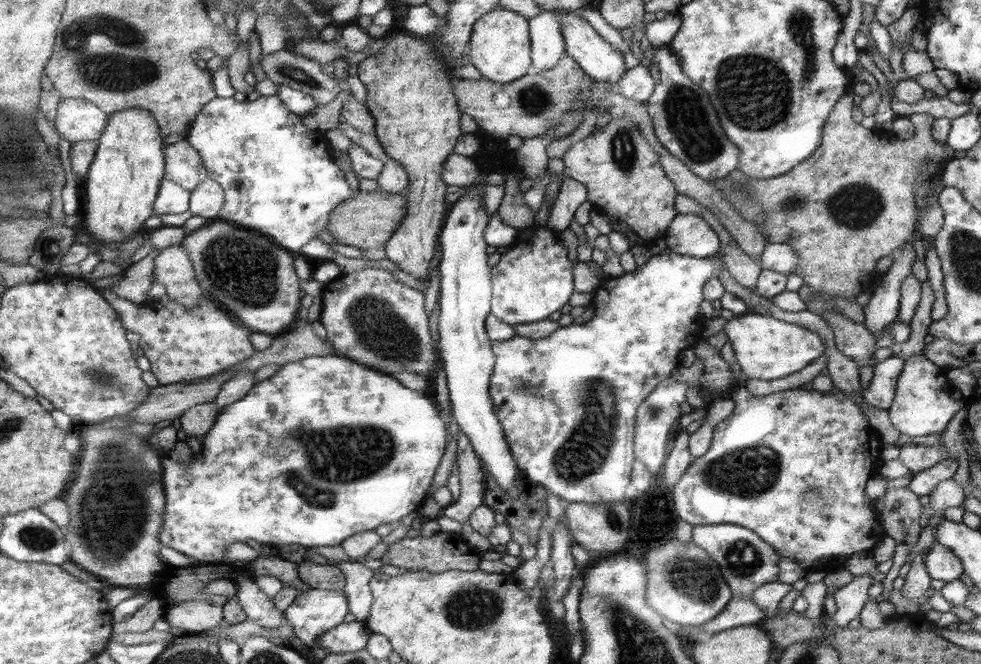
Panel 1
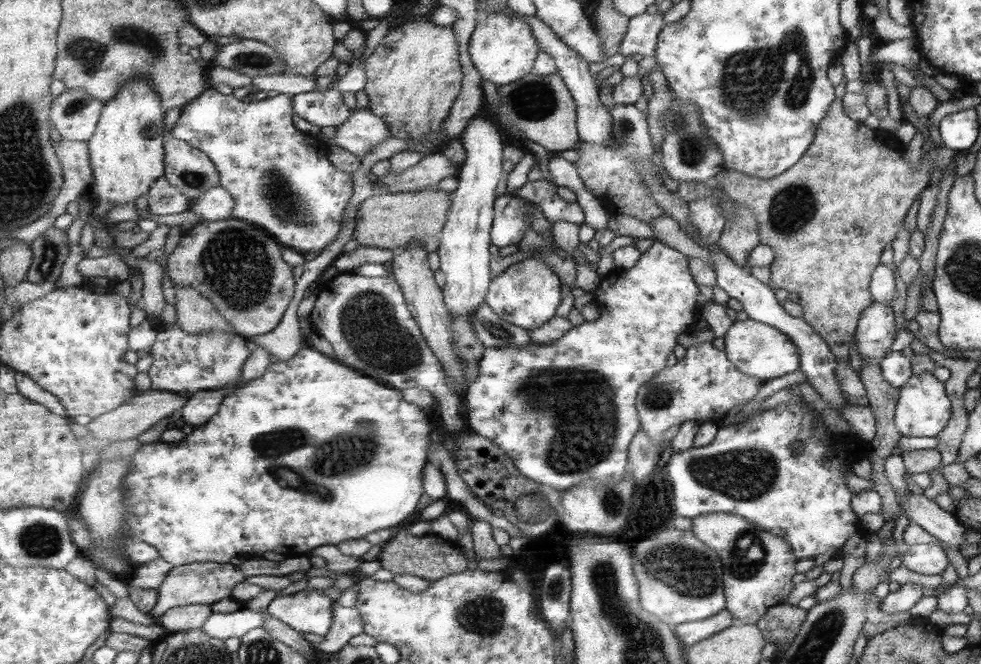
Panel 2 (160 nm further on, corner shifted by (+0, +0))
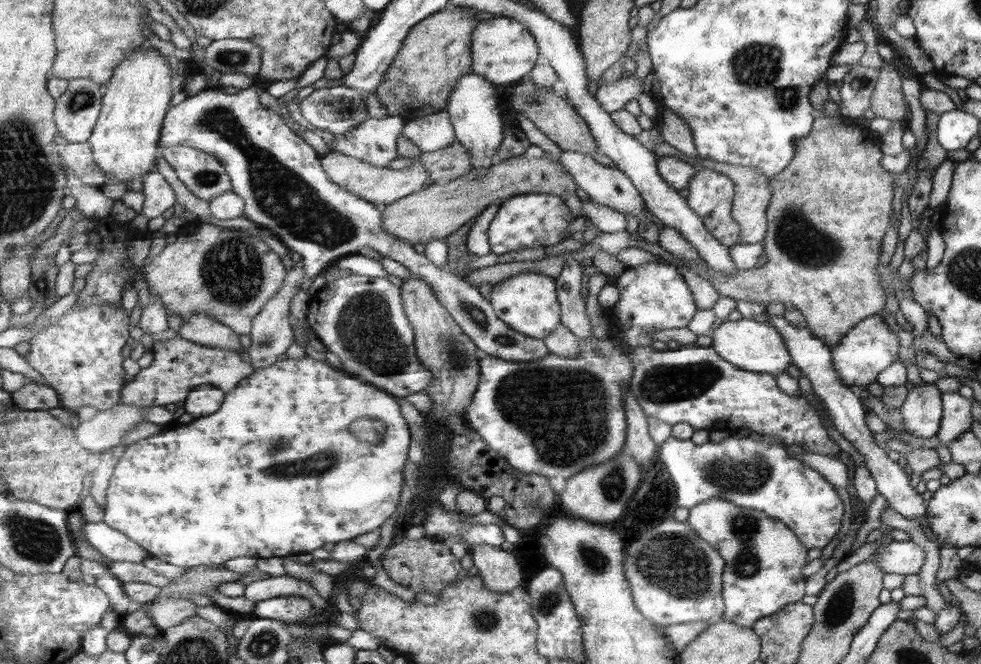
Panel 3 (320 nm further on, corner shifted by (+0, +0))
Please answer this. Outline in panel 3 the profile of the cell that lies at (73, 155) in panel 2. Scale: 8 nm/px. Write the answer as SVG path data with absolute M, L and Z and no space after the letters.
M67 143L61 146L60 156L64 165L89 186L102 188L108 180L101 166L95 162L91 143Z

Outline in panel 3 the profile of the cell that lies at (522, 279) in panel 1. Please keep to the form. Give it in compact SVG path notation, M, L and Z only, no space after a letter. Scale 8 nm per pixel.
M524 272L514 276L499 285L494 285L490 298L497 316L525 336L545 340L562 326L562 305L559 303L558 285L556 279L547 274Z

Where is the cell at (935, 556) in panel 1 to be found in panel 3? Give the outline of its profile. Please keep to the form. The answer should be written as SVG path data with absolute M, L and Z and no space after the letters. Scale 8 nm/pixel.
M891 541L877 551L873 563L881 573L899 574L901 577L918 574L923 566L923 549L910 541Z

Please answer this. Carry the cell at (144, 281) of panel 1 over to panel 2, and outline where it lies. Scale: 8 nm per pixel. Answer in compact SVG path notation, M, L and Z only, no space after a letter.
M219 185L197 198L191 211L207 221L219 221L231 219L236 206L237 201L233 195Z

